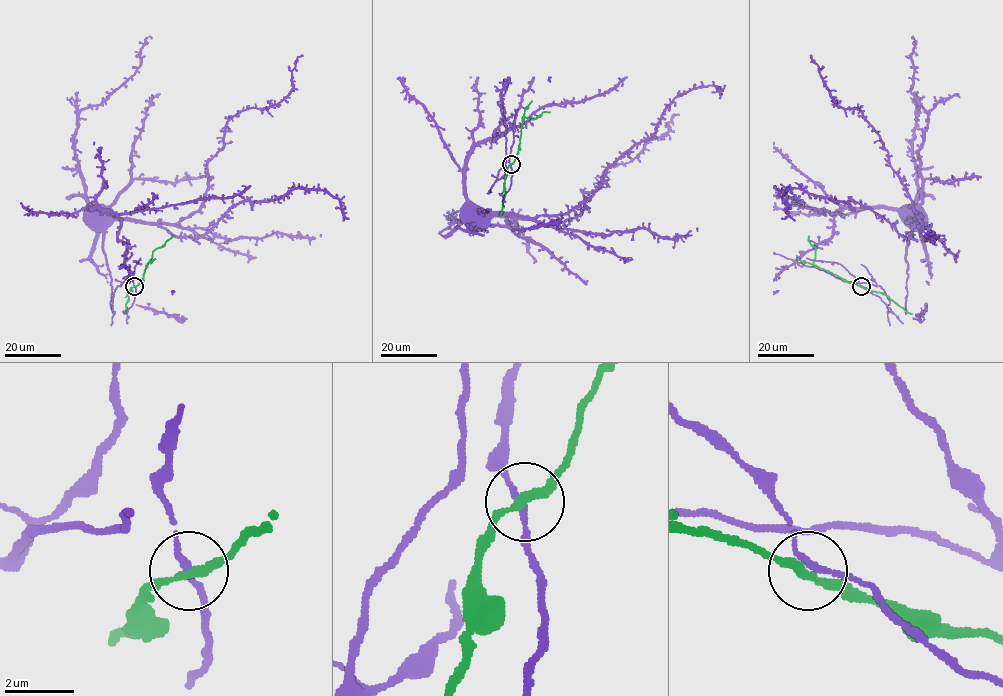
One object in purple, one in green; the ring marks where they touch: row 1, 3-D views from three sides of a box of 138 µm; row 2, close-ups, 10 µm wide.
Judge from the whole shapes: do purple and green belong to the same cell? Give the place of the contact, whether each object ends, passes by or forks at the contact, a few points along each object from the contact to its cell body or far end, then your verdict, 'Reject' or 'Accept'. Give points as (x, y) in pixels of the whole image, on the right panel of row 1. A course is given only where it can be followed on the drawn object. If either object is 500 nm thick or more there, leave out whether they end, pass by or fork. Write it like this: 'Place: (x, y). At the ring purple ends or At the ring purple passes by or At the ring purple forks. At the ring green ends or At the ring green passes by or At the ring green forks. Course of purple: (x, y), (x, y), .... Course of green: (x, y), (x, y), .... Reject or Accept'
Place: (861, 286). At the ring purple passes by. At the ring green passes by. Course of purple: (861, 286), (857, 280), (857, 282), (843, 281), (797, 260), (831, 236), (834, 215), (843, 208), (915, 210). Course of green: (861, 286), (815, 265), (815, 248), (808, 236). Reject

